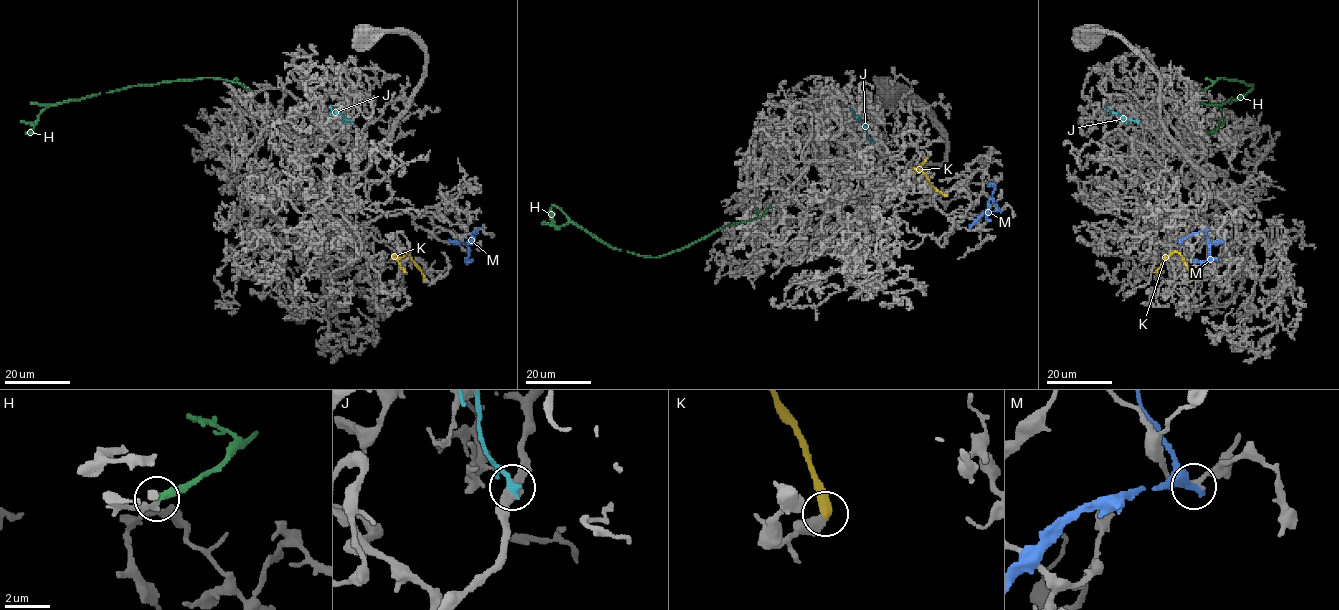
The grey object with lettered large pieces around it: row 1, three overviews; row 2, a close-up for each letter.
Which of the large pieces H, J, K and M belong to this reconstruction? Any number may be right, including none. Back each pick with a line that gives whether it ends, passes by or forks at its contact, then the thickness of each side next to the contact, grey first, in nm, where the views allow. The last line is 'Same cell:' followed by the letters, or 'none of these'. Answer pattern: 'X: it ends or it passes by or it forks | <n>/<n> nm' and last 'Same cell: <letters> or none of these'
Same cell: none of these

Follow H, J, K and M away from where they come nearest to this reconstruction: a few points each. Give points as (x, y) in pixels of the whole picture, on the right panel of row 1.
H: (1201, 90), (1219, 78), (1253, 85), (1244, 95), (1219, 106), (1223, 121), (1213, 131), (1203, 130)
J: (1138, 122), (1112, 113), (1104, 106)
K: (1192, 279), (1188, 268), (1177, 252), (1154, 273)
M: (1206, 229), (1210, 259), (1194, 259)

